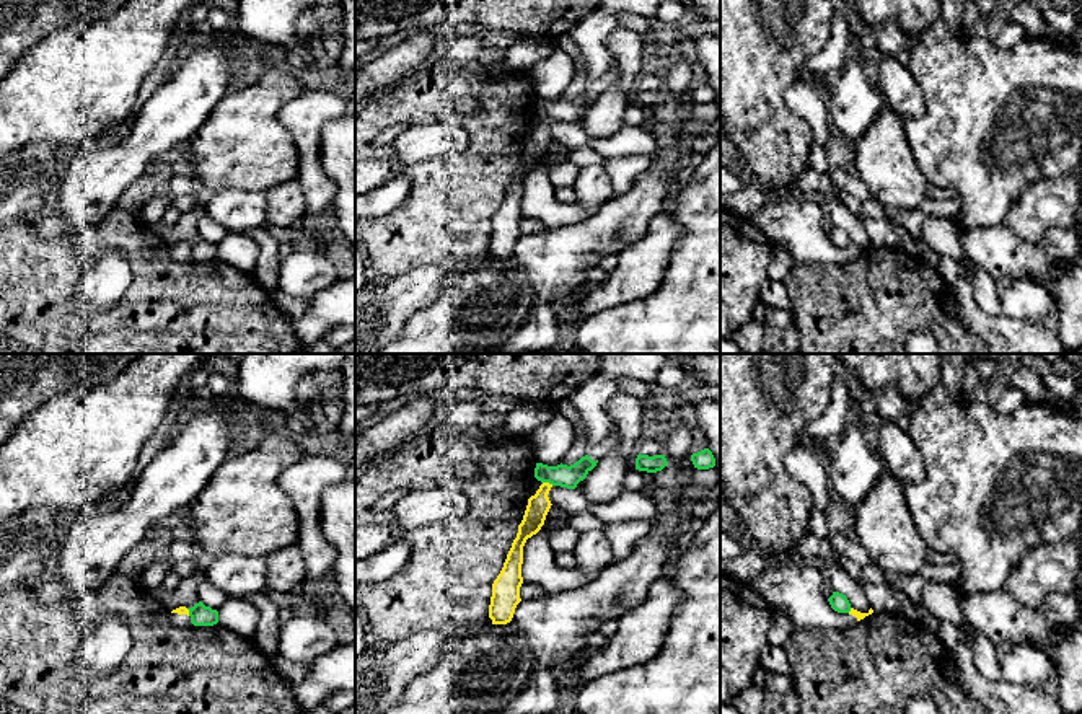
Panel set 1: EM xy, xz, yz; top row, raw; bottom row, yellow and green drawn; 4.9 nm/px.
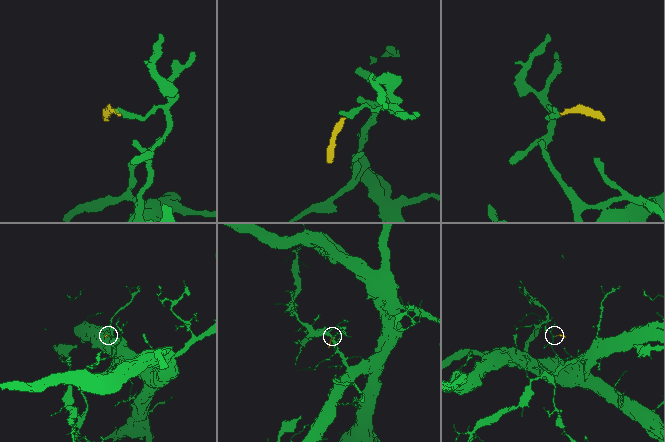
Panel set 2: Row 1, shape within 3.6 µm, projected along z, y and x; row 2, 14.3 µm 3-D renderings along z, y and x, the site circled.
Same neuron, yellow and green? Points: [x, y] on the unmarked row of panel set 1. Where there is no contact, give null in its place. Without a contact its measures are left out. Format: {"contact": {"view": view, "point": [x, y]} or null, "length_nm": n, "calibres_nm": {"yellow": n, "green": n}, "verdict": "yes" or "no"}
{"contact": {"view": "xz", "point": [548, 118]}, "length_nm": 60, "calibres_nm": {"yellow": 110, "green": 110}, "verdict": "no"}

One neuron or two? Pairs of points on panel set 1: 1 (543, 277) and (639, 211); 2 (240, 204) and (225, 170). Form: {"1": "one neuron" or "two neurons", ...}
{"1": "one neuron", "2": "two neurons"}

